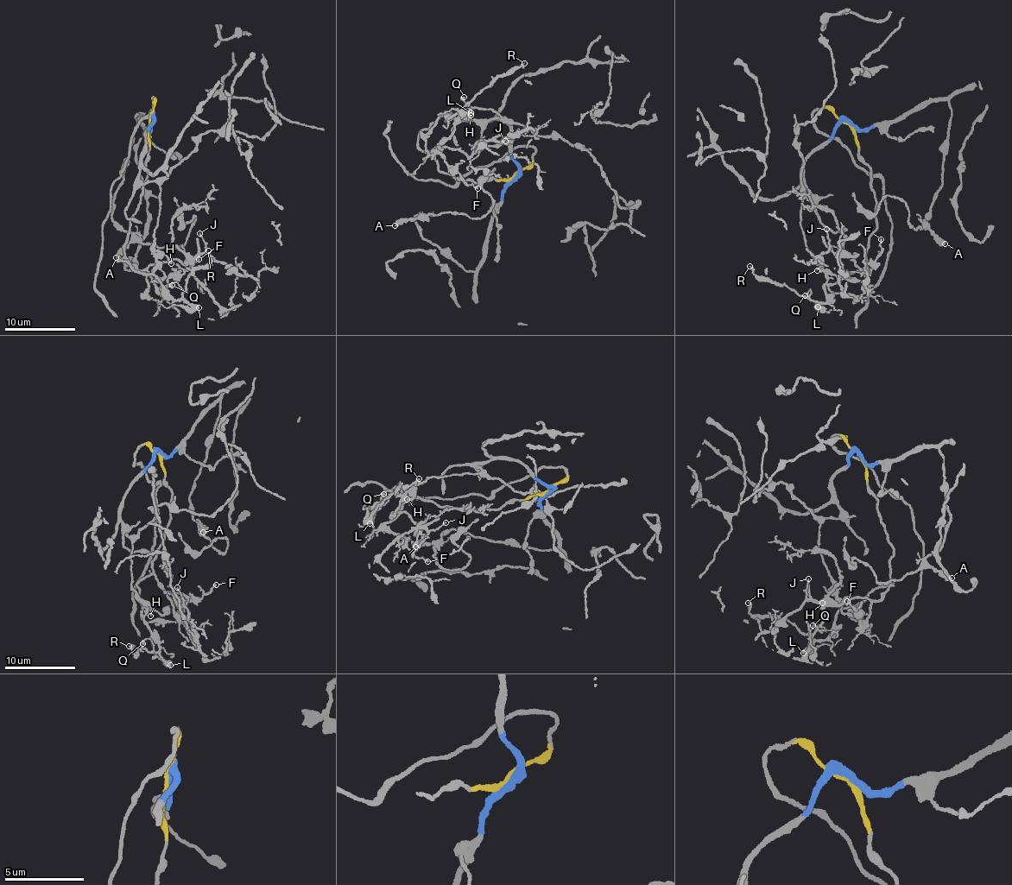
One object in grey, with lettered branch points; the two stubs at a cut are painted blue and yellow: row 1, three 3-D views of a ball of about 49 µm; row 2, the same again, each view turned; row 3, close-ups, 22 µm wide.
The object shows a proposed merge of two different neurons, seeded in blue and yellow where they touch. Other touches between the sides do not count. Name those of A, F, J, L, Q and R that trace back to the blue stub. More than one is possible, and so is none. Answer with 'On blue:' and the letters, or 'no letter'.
On blue: A

